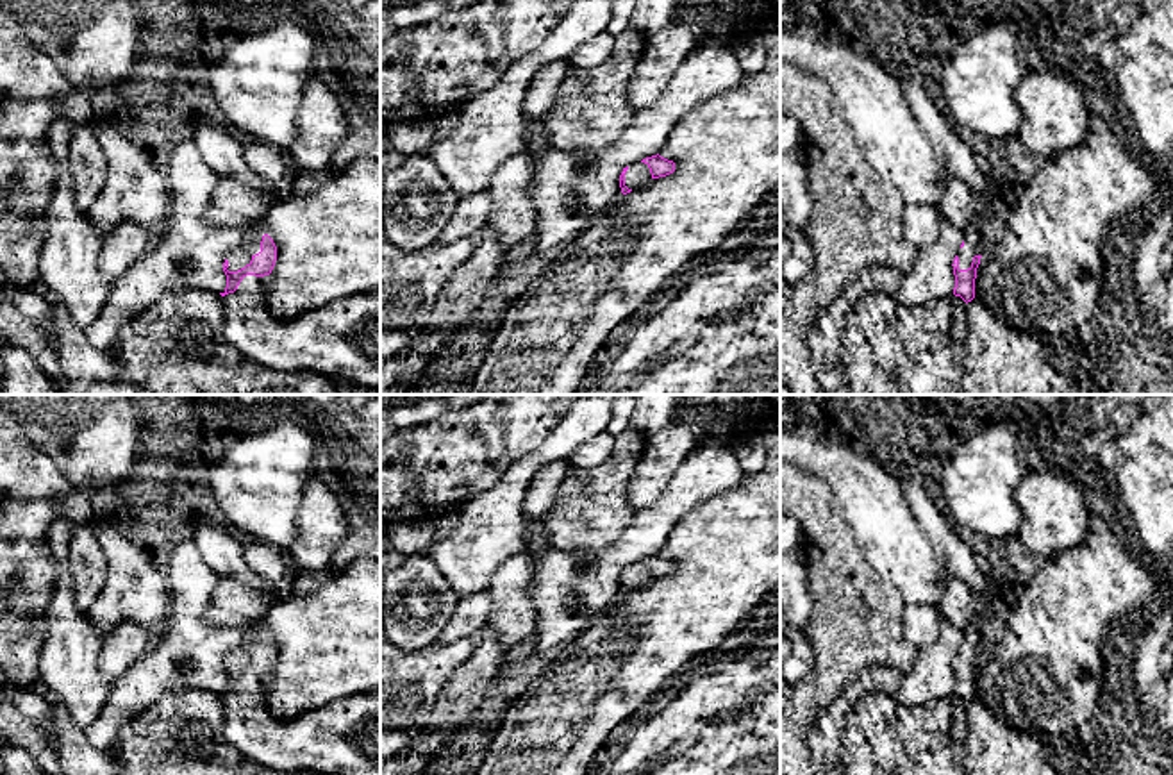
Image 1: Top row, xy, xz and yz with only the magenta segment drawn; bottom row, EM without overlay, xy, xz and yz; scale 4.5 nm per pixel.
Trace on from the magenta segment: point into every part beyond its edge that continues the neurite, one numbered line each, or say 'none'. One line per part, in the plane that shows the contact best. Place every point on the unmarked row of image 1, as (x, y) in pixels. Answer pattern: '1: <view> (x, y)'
1: xy (252, 634)
2: xy (343, 738)

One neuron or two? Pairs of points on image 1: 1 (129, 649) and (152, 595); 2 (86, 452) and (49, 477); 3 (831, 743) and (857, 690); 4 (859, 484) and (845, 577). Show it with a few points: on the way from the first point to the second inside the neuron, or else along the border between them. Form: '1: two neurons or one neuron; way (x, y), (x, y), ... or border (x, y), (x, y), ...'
1: two neurons; border (147, 625), (120, 622), (106, 634)
2: two neurons; border (31, 440), (59, 470)
3: one neuron; way (831, 731), (831, 718), (845, 702)
4: two neurons; border (834, 499), (859, 554), (875, 572)

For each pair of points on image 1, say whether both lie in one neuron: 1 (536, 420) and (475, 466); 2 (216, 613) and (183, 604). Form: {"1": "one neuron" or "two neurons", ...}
{"1": "one neuron", "2": "two neurons"}

